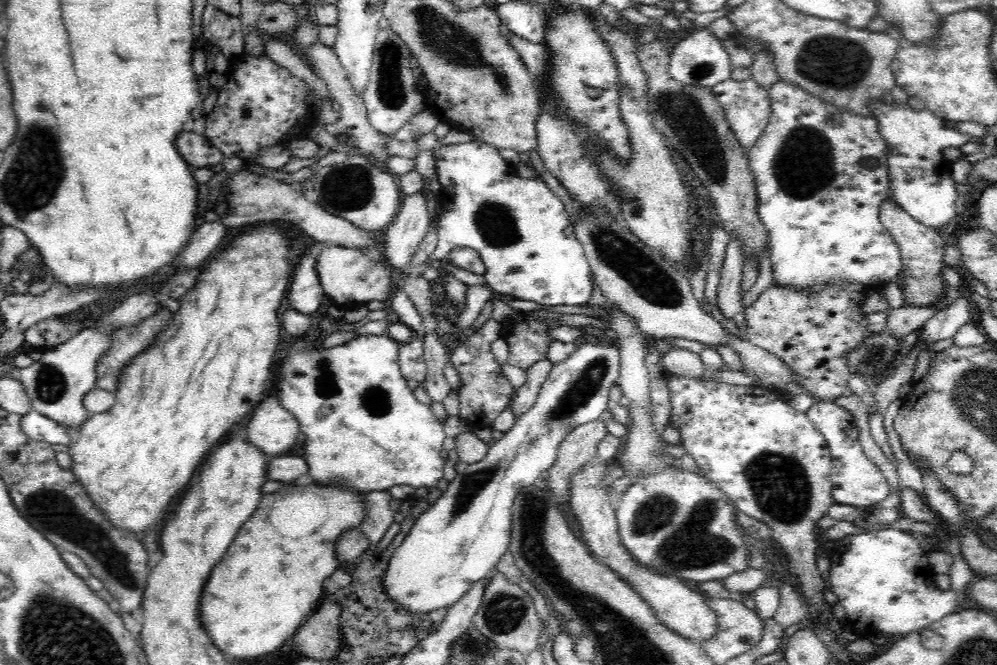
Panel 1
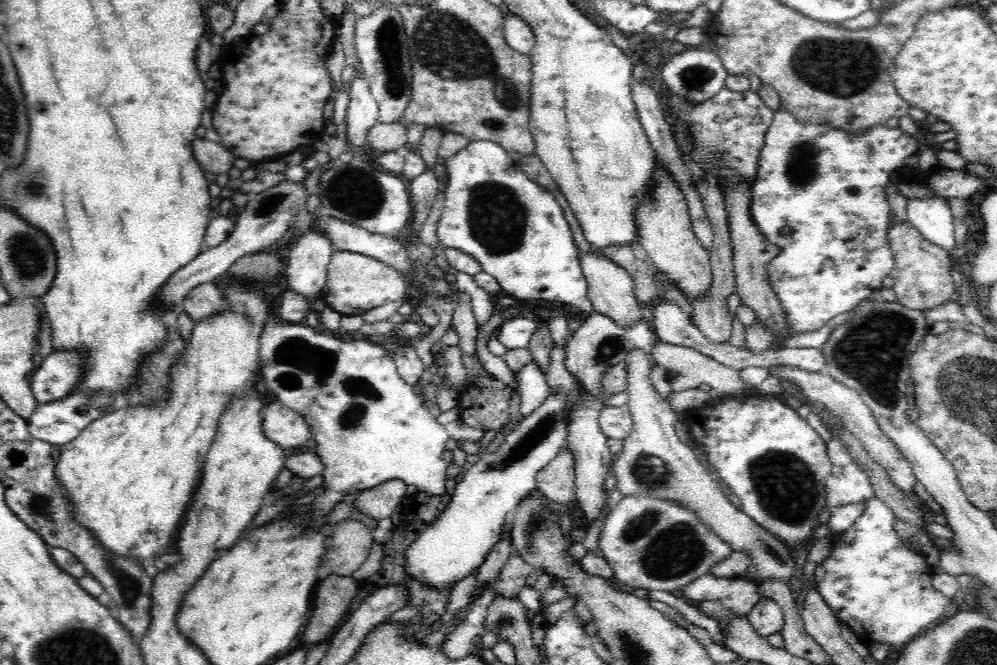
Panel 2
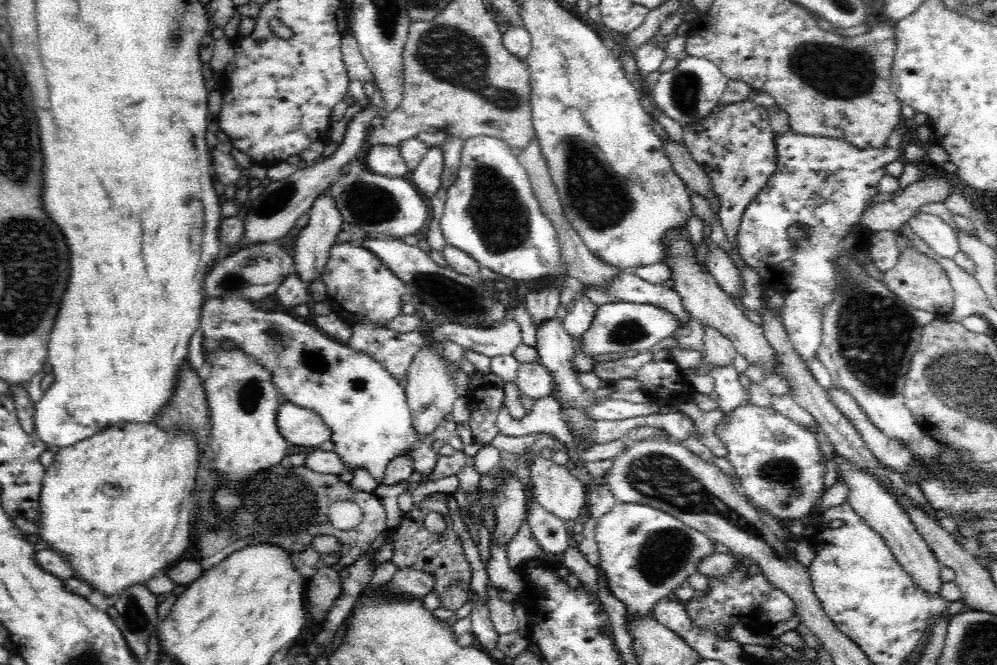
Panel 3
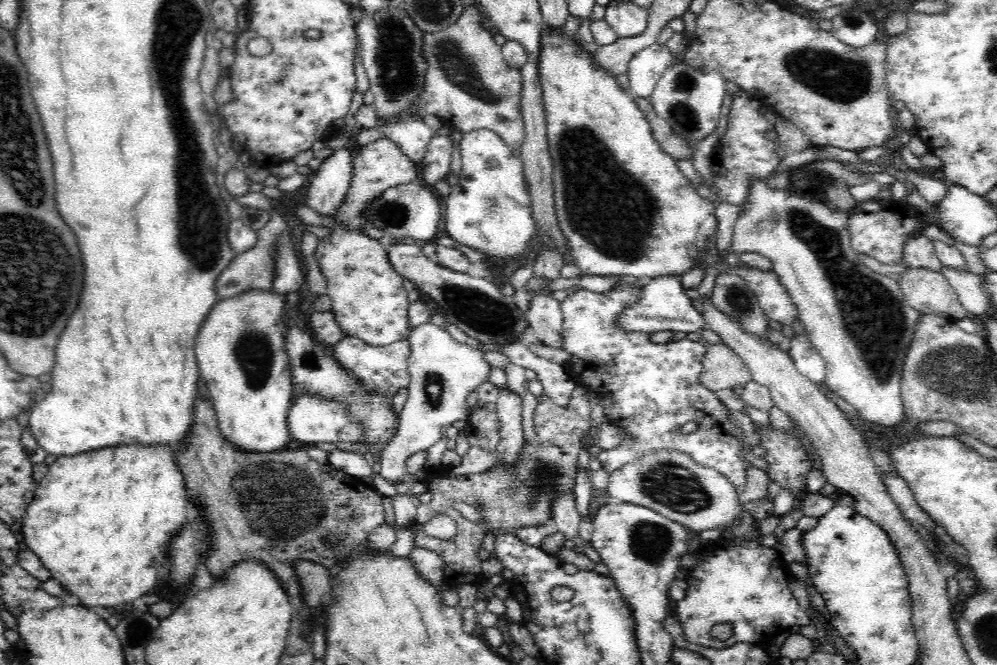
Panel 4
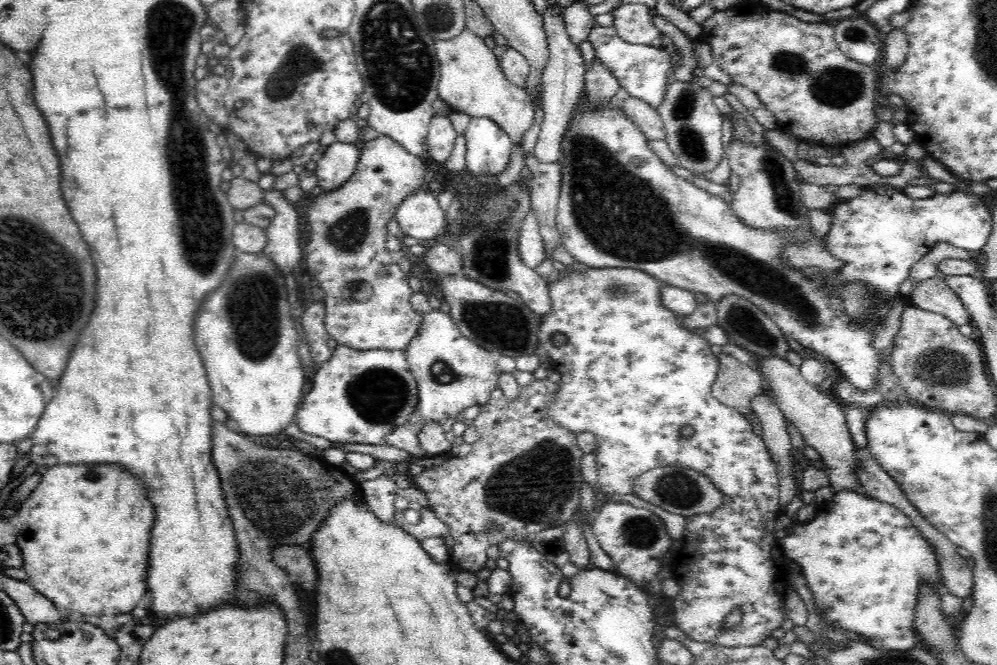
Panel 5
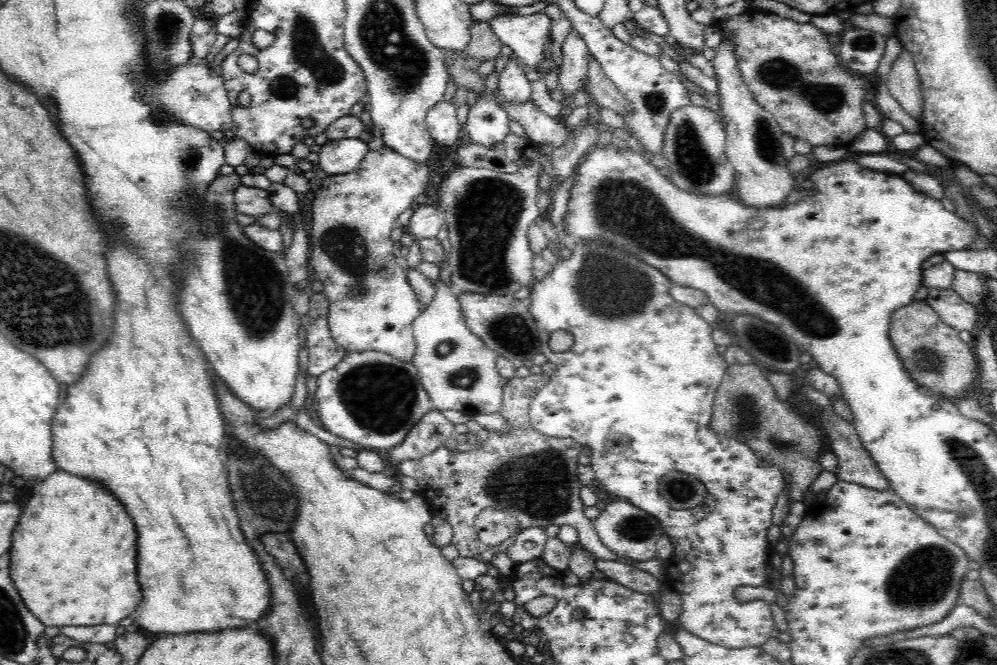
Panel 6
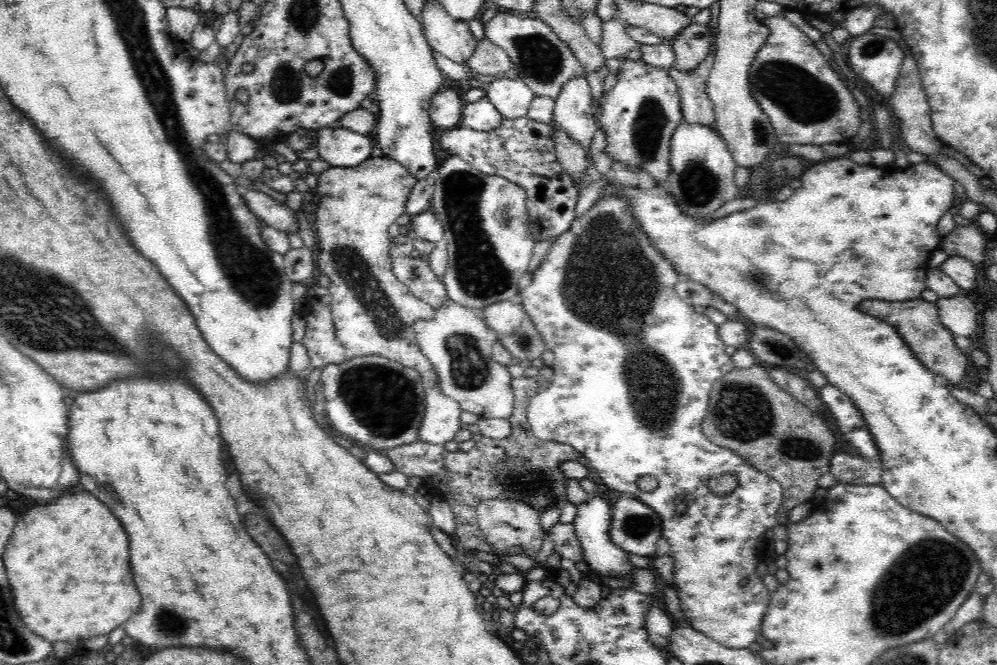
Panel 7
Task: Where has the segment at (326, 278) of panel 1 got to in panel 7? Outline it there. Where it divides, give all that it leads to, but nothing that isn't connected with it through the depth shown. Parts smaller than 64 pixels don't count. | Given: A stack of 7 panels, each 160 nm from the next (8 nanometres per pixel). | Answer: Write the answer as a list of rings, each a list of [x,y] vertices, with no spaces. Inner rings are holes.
[[[382,155],[370,157],[355,167],[330,167],[317,176],[316,194],[320,194],[321,201],[316,212],[316,241],[320,254],[318,266],[322,275],[330,281],[331,313],[338,340],[346,350],[346,359],[358,356],[377,355],[389,360],[398,361],[400,364],[413,368],[421,376],[425,394],[425,415],[418,432],[418,439],[425,443],[444,445],[452,440],[460,430],[460,405],[440,391],[438,375],[432,371],[432,363],[421,352],[416,333],[412,324],[417,320],[430,320],[436,310],[423,300],[416,298],[410,290],[402,285],[392,270],[392,255],[395,252],[393,239],[388,233],[392,224],[398,217],[405,214],[406,200],[412,187],[418,180],[409,174],[393,158]]]

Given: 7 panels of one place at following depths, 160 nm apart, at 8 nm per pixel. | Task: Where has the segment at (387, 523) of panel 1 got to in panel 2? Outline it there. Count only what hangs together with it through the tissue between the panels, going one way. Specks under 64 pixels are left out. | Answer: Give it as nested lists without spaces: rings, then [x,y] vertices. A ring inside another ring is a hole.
[[[400,478],[384,481],[382,484],[370,488],[354,500],[353,506],[379,521],[390,517],[392,511],[399,505],[401,499],[406,497],[407,484]]]

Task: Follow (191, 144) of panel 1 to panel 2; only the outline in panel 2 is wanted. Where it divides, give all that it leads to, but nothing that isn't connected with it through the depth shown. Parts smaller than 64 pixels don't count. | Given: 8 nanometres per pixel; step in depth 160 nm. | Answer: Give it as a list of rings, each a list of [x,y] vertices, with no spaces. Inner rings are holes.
[[[194,138],[192,151],[200,167],[212,174],[226,174],[234,167],[237,156],[224,145],[205,138]]]

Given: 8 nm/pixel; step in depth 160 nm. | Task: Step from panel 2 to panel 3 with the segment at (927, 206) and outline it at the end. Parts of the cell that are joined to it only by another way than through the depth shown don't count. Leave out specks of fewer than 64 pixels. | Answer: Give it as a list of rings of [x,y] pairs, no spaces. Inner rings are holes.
[[[917,212],[907,222],[914,234],[928,243],[939,256],[954,259],[960,252],[957,234],[942,218]]]

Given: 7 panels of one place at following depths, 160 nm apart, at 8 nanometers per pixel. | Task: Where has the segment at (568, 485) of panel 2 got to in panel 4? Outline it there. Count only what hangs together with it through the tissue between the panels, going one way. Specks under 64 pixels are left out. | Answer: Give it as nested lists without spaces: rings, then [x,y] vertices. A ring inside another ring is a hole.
[[[557,495],[557,500],[552,503],[552,522],[551,528],[560,531],[566,539],[574,540],[578,536],[578,525],[582,516],[577,509],[576,498],[572,495]]]

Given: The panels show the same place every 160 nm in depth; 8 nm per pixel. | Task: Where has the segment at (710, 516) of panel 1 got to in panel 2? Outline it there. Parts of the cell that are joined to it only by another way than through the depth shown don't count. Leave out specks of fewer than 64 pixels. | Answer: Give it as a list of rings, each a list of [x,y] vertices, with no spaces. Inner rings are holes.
[[[644,495],[626,496],[618,502],[603,520],[598,539],[599,550],[613,570],[613,581],[636,593],[649,590],[672,592],[690,584],[699,576],[709,573],[709,568],[728,556],[733,550],[715,532],[695,515],[691,508],[672,501]]]

